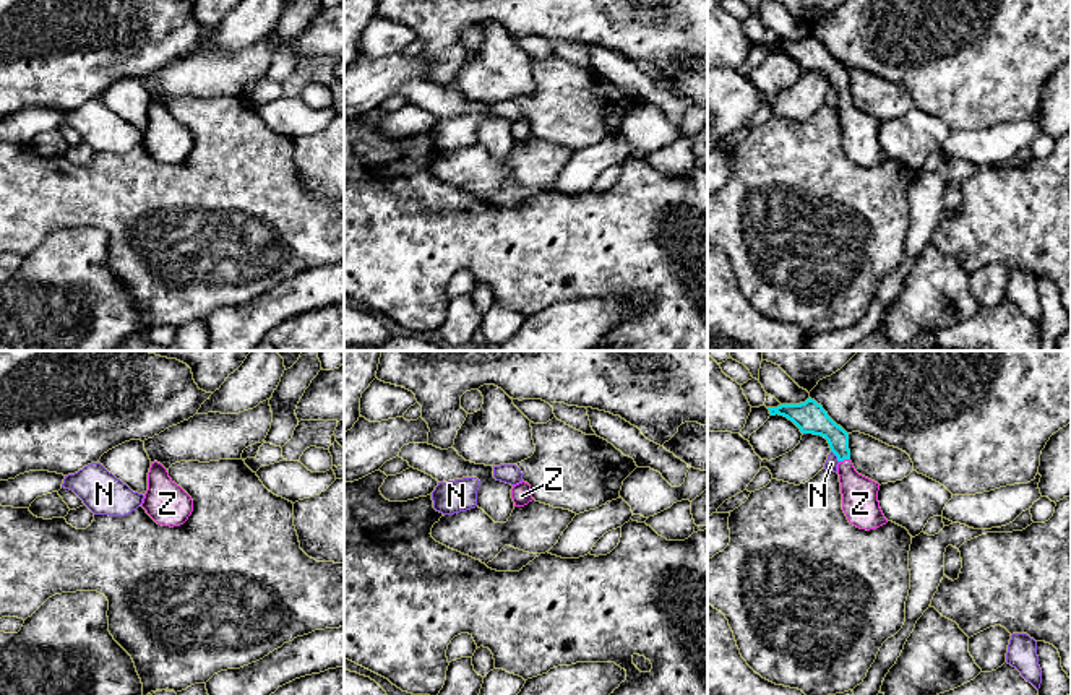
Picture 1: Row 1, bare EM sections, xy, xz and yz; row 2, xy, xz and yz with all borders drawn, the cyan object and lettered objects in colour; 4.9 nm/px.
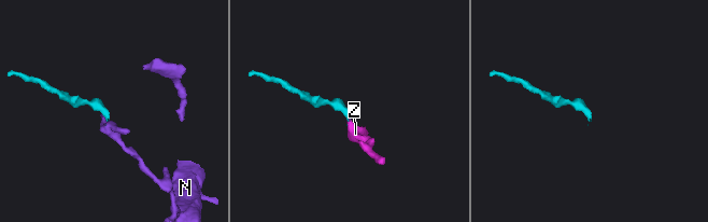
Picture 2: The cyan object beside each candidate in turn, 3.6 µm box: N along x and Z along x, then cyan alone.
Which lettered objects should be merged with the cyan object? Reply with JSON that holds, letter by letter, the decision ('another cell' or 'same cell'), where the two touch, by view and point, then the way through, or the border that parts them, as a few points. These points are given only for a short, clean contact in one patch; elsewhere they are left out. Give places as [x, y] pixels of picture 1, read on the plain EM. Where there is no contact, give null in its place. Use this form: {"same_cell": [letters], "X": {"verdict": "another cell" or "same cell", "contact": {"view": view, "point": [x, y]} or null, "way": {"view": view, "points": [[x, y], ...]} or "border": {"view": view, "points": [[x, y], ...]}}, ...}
{"same_cell": ["Z"], "N": {"verdict": "another cell", "contact": {"view": "yz", "point": [836, 91]}, "border": {"view": "yz", "points": [[831, 86], [838, 98]]}}, "Z": {"verdict": "same cell", "contact": {"view": "yz", "point": [844, 94]}, "way": {"view": "yz", "points": [[813, 56], [839, 80], [844, 94], [844, 104], [860, 140]]}}}

